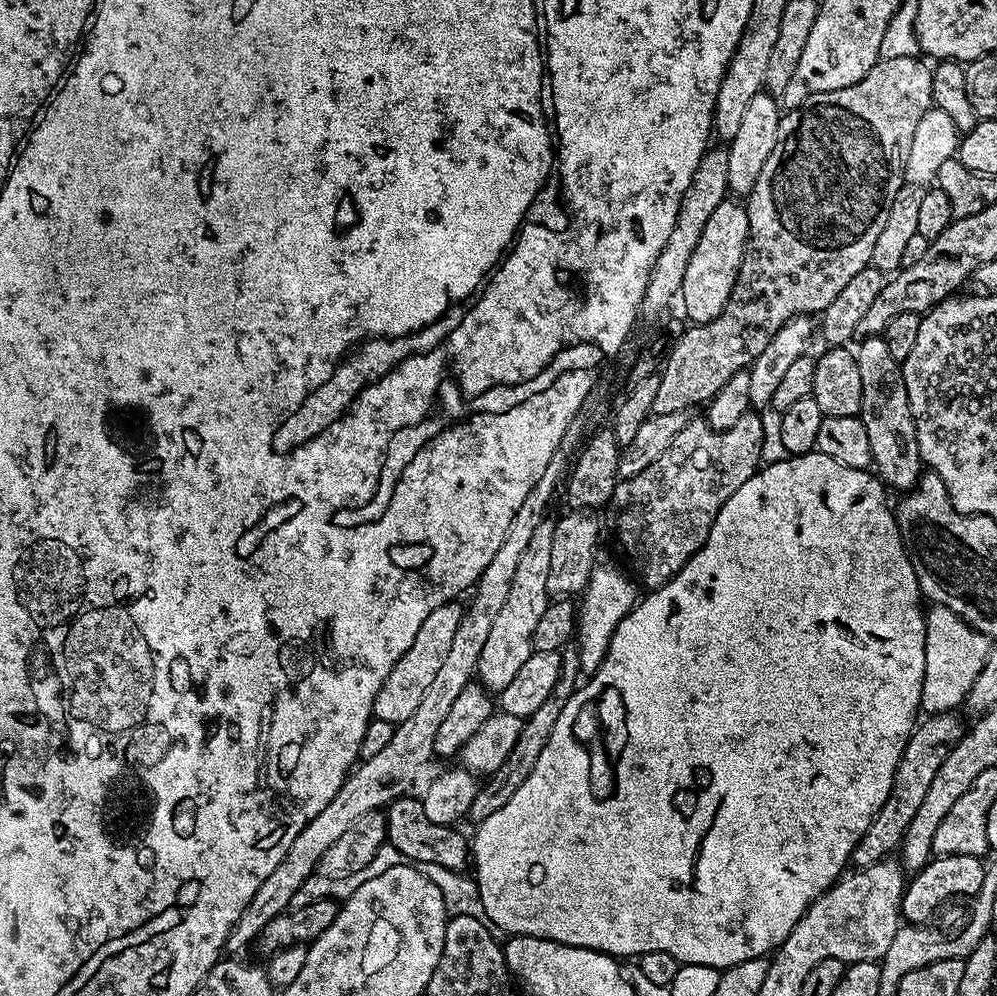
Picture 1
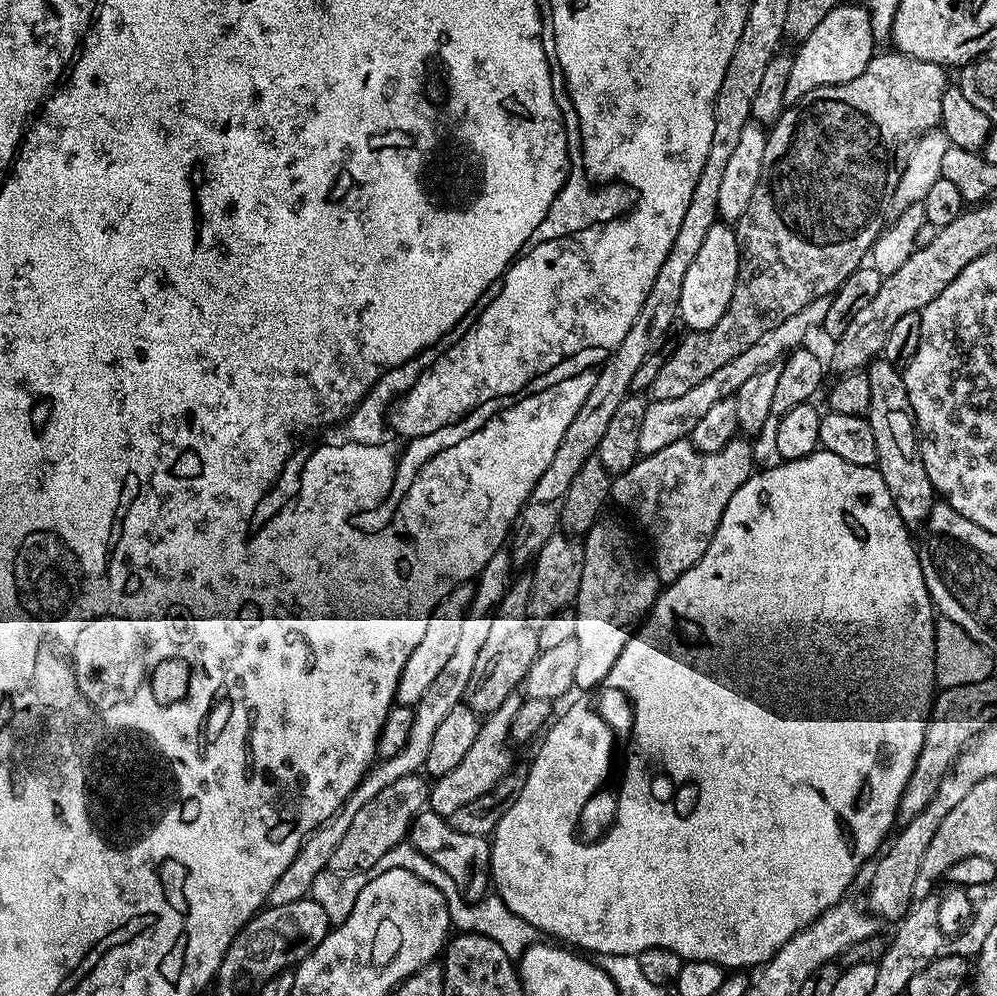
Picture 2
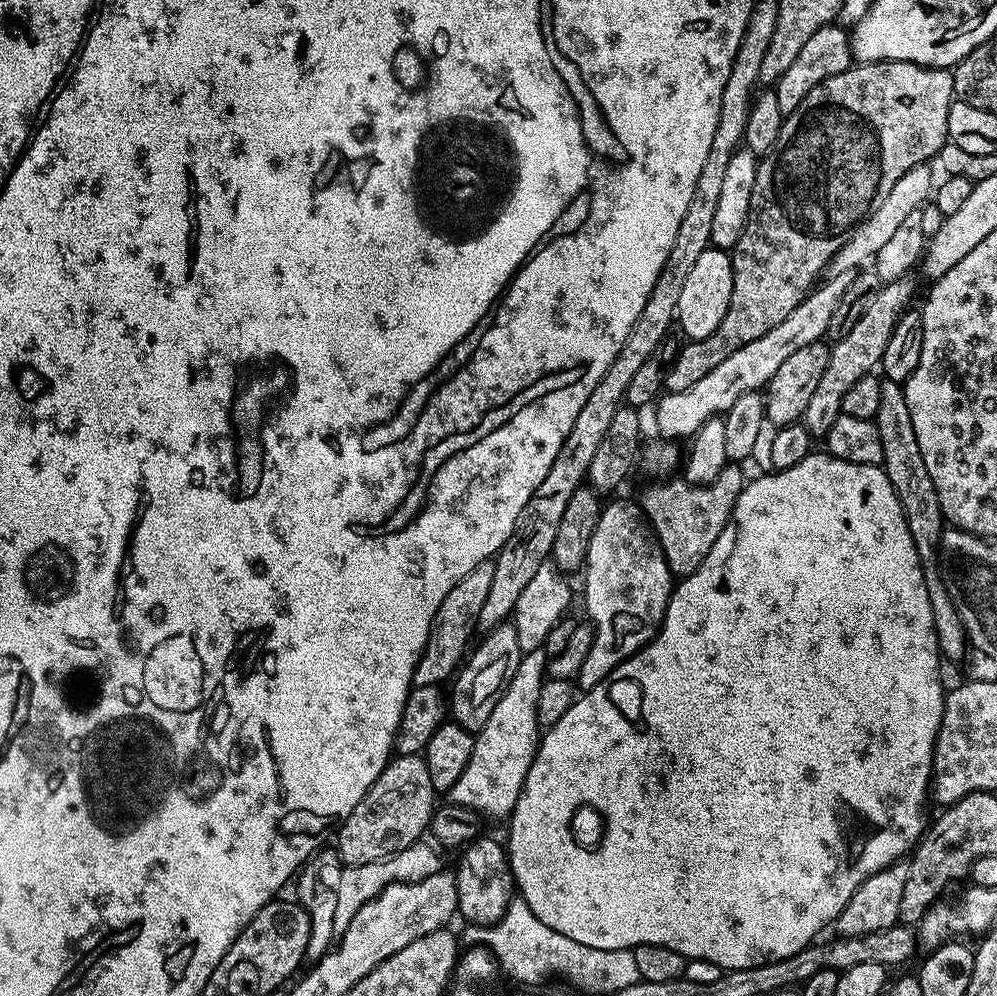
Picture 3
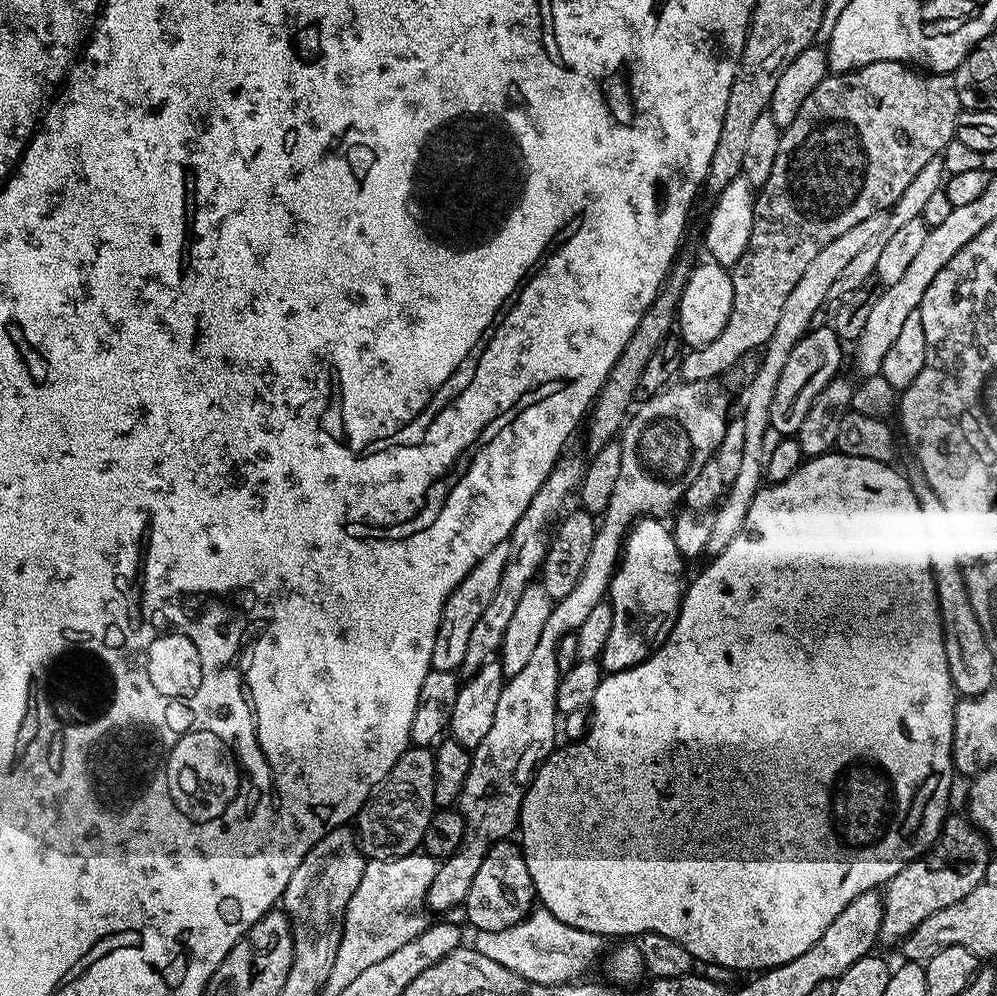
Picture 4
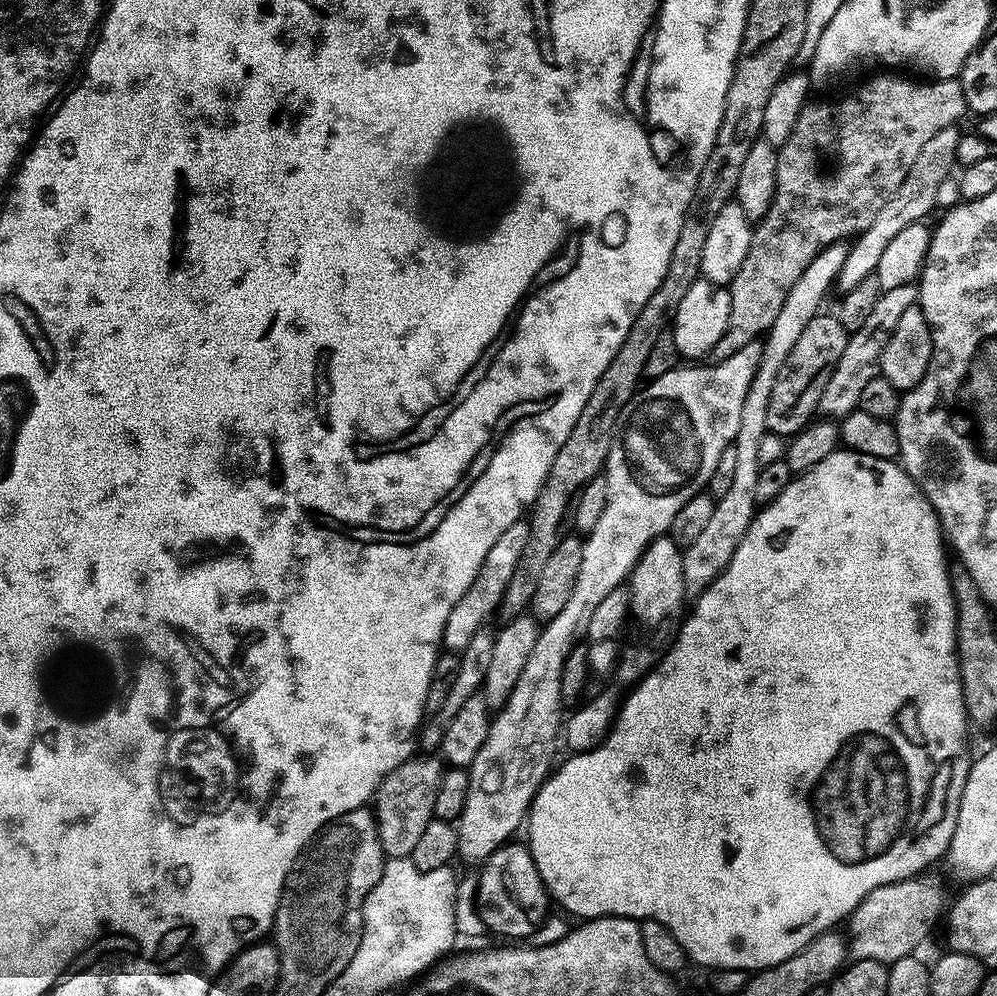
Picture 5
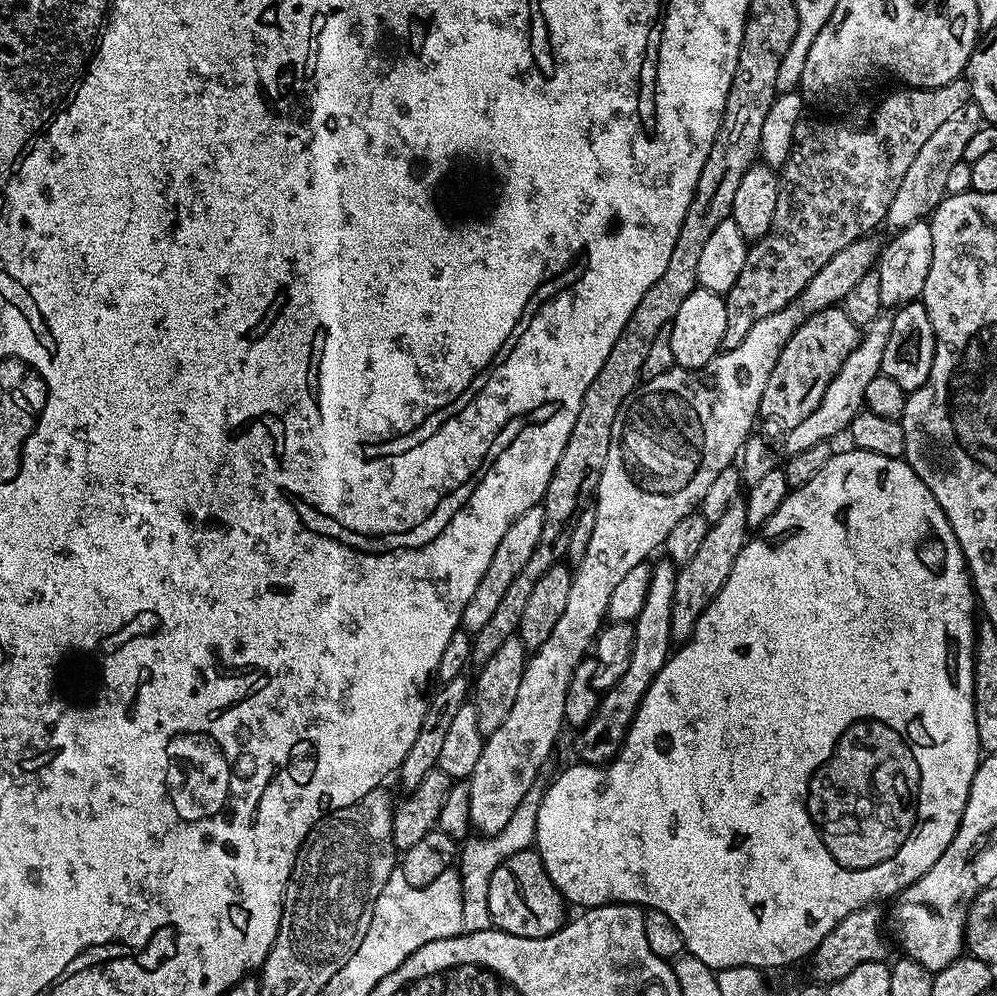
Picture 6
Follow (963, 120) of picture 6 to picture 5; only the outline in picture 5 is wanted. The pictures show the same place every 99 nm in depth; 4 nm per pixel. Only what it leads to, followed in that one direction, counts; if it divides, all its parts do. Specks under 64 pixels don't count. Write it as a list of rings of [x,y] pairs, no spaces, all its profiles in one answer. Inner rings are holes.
[[[953,126],[946,130],[938,130],[938,134],[934,134],[934,138],[930,138],[930,142],[926,142],[926,146],[922,146],[922,150],[918,154],[918,159],[914,162],[914,166],[910,166],[910,174],[906,174],[906,178],[902,182],[902,186],[898,186],[898,190],[894,190],[894,194],[886,202],[886,206],[882,206],[882,210],[878,210],[878,215],[874,217],[874,222],[870,222],[870,226],[866,231],[861,232],[848,244],[848,253],[846,254],[846,262],[842,262],[842,270],[836,275],[834,285],[837,293],[843,294],[854,290],[854,286],[858,286],[858,282],[863,282],[866,278],[870,278],[876,274],[876,267],[882,258],[882,253],[886,251],[886,246],[898,233],[906,230],[906,226],[911,224],[919,224],[931,214],[932,210],[937,207],[935,199],[937,197],[938,186],[942,180],[953,175],[954,165],[956,164],[956,151],[958,150],[958,142],[962,135],[961,129]]]

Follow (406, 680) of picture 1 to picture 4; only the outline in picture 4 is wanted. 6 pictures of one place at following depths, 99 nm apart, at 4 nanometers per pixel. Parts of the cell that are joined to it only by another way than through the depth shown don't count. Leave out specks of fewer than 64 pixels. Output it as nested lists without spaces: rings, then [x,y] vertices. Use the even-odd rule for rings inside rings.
[[[507,542],[494,546],[494,550],[490,550],[486,558],[479,560],[470,574],[466,574],[466,578],[462,578],[459,586],[446,598],[446,606],[442,606],[442,618],[438,622],[438,634],[434,638],[432,670],[456,672],[462,666],[470,633],[478,623],[478,617],[486,611],[486,605],[498,591],[498,581],[502,578],[502,569],[506,567],[506,558],[510,558],[510,546]]]

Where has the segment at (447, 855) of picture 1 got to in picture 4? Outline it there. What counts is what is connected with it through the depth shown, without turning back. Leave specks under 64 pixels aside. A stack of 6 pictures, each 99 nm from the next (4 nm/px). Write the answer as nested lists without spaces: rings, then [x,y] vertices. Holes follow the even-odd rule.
[[[506,839],[492,845],[482,858],[482,866],[478,866],[474,882],[470,882],[470,894],[466,894],[462,911],[474,927],[481,928],[481,933],[487,934],[522,922],[532,911],[535,900],[534,882],[530,878],[530,870],[526,870],[524,853],[519,843]]]

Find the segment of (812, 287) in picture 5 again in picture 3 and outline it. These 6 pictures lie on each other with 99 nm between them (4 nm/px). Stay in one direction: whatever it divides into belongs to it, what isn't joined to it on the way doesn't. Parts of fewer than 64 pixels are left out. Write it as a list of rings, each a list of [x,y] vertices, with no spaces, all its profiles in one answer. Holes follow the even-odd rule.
[[[927,163],[916,164],[910,170],[906,170],[906,174],[902,174],[902,178],[898,178],[898,182],[894,182],[894,187],[890,190],[888,197],[882,202],[882,206],[878,206],[878,210],[874,210],[874,214],[867,216],[848,235],[844,245],[834,254],[834,258],[828,263],[826,269],[828,276],[837,276],[847,272],[855,273],[867,265],[864,264],[867,260],[868,263],[875,261],[878,250],[882,250],[882,245],[898,231],[901,222],[909,214],[920,211],[929,203],[930,197],[934,192],[934,179],[932,180],[932,172],[928,167]]]

